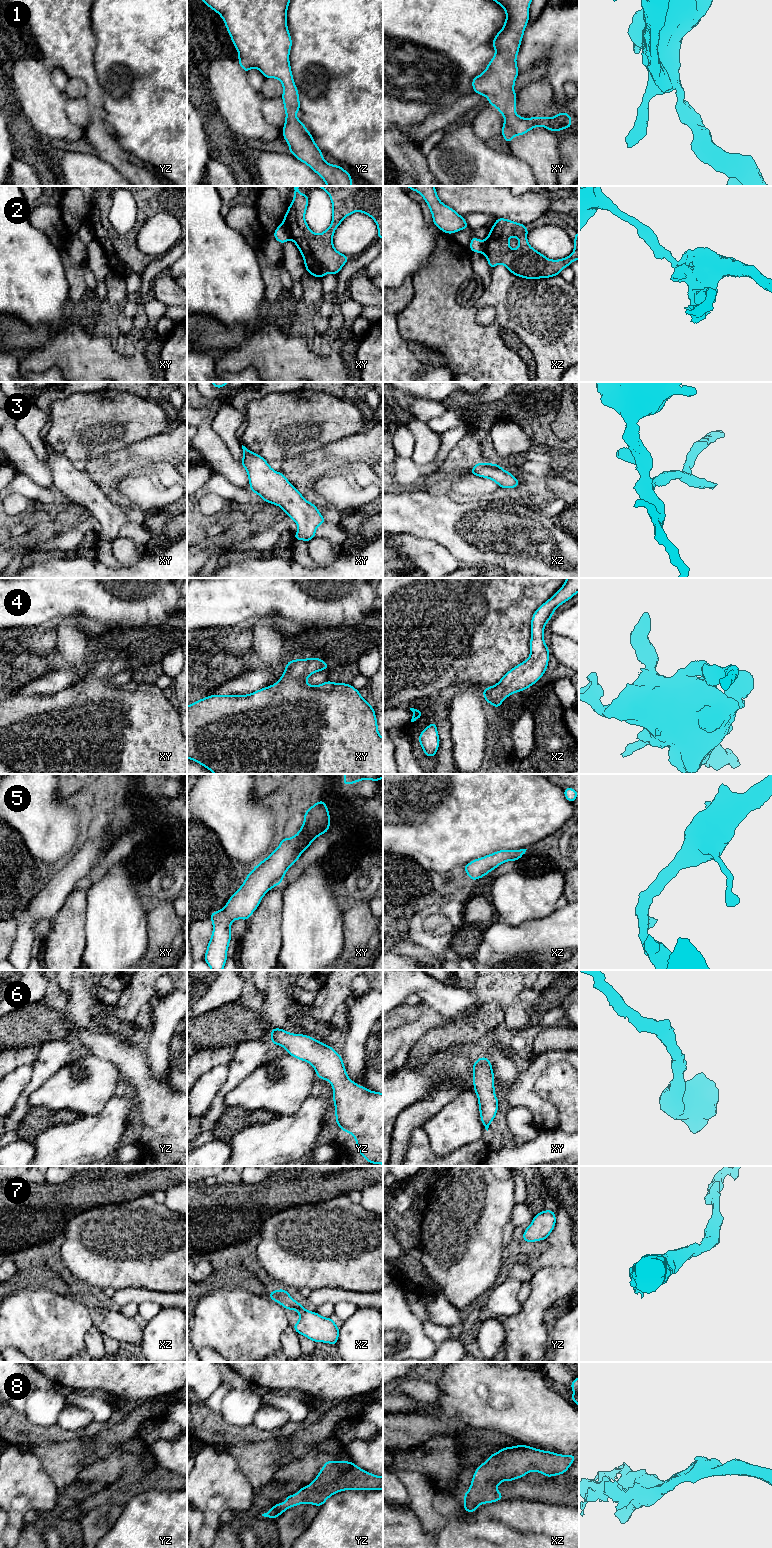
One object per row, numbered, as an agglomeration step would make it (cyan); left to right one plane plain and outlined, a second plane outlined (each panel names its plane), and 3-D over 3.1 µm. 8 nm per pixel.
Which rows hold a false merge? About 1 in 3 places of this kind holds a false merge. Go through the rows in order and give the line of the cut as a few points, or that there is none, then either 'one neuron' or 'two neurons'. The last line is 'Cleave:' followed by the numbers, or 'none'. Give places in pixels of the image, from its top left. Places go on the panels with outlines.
1: no cut; one neuron
2: cut in xy along (282, 223), (290, 238); two neurons
3: no cut; one neuron
4: no cut; one neuron
5: no cut; one neuron
6: no cut; one neuron
7: no cut; one neuron
8: no cut; one neuron
Cleave: 2

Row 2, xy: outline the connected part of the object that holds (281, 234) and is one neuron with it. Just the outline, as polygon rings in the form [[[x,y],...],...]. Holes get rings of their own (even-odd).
[[[283,224],[279,225],[273,233],[274,238],[281,244],[287,242],[290,239],[288,230]]]

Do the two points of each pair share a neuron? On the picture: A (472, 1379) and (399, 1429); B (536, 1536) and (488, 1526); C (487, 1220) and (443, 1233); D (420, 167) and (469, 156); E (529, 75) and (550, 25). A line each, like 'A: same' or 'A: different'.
A: different
B: same
C: same
D: different
E: different

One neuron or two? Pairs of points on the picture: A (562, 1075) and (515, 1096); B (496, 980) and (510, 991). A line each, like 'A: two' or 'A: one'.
A: two
B: one

